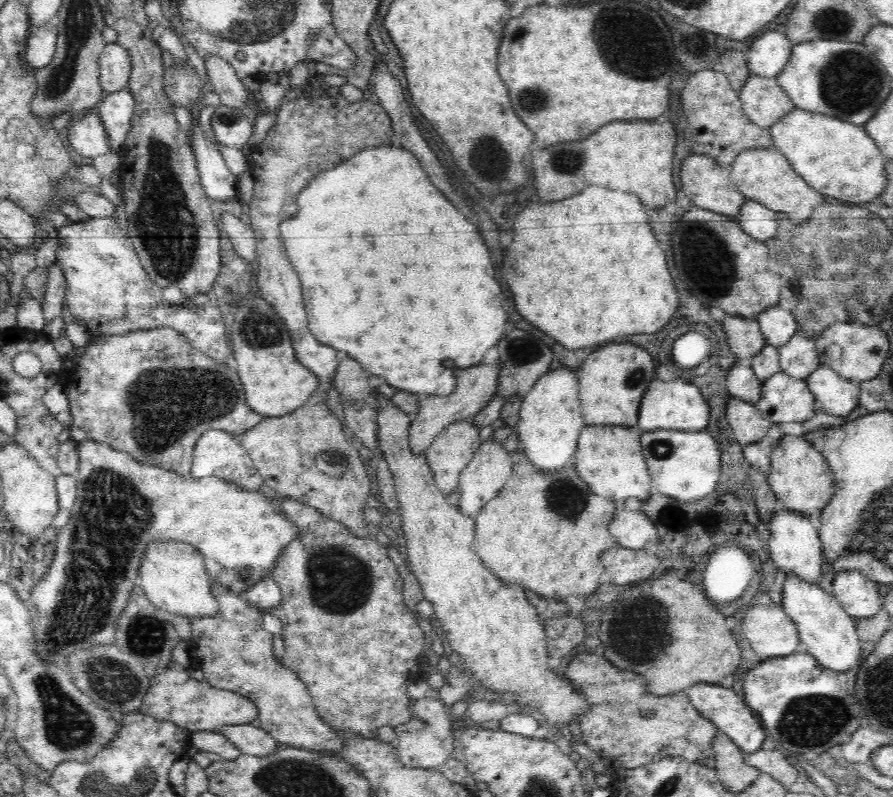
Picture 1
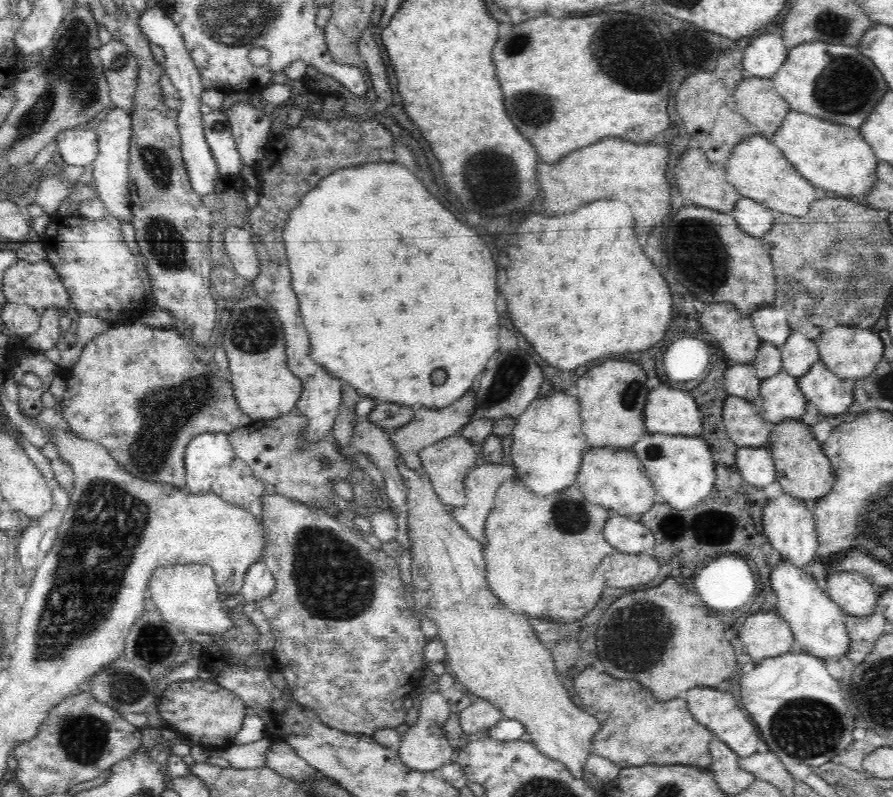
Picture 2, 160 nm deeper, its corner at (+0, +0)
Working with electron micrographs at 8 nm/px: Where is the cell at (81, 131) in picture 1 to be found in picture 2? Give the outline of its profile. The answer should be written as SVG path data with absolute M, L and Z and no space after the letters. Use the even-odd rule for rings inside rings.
M93 126L60 131L55 141L58 154L70 166L86 166L97 157L98 136Z

